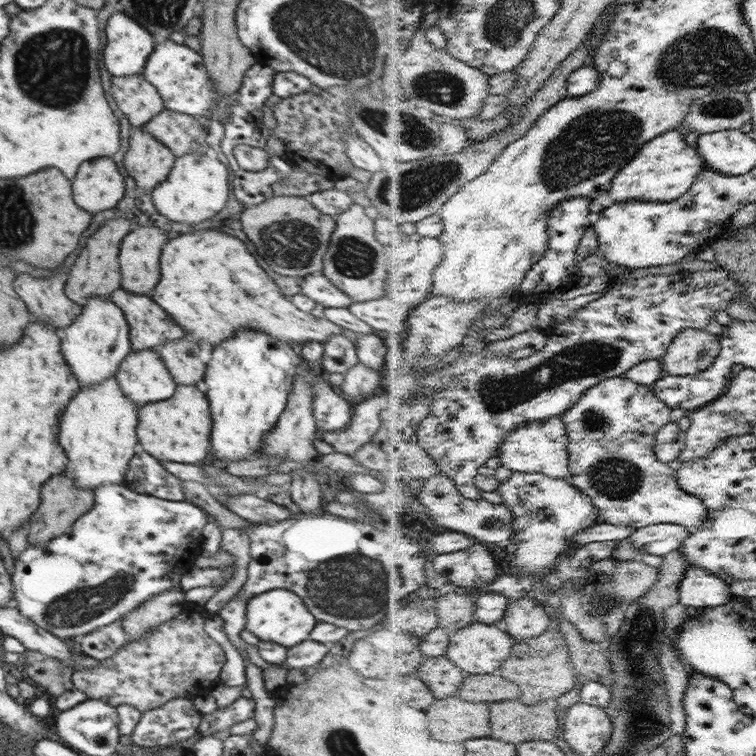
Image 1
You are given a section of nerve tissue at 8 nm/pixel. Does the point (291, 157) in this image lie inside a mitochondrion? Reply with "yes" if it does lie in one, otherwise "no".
no

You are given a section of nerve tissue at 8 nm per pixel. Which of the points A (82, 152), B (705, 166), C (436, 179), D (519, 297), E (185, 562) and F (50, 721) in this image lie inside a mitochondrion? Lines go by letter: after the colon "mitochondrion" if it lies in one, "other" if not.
A: other
B: other
C: mitochondrion
D: other
E: other
F: other

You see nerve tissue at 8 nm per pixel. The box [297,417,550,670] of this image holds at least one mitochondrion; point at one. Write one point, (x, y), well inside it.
(346, 588)

